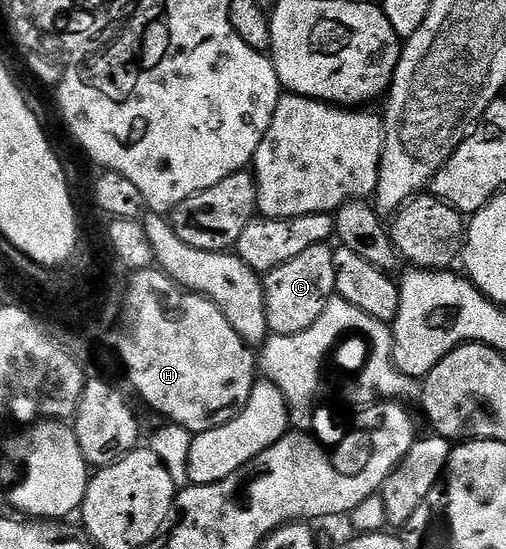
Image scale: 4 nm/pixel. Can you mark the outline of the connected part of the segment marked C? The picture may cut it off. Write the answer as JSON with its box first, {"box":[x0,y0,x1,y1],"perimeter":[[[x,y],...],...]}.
{"box":[263,244,336,335],"perimeter":[[[330,244],[305,247],[297,259],[281,263],[270,269],[263,277],[263,302],[267,308],[267,328],[275,335],[297,335],[317,319],[321,311],[336,296],[335,291],[335,249]]]}

